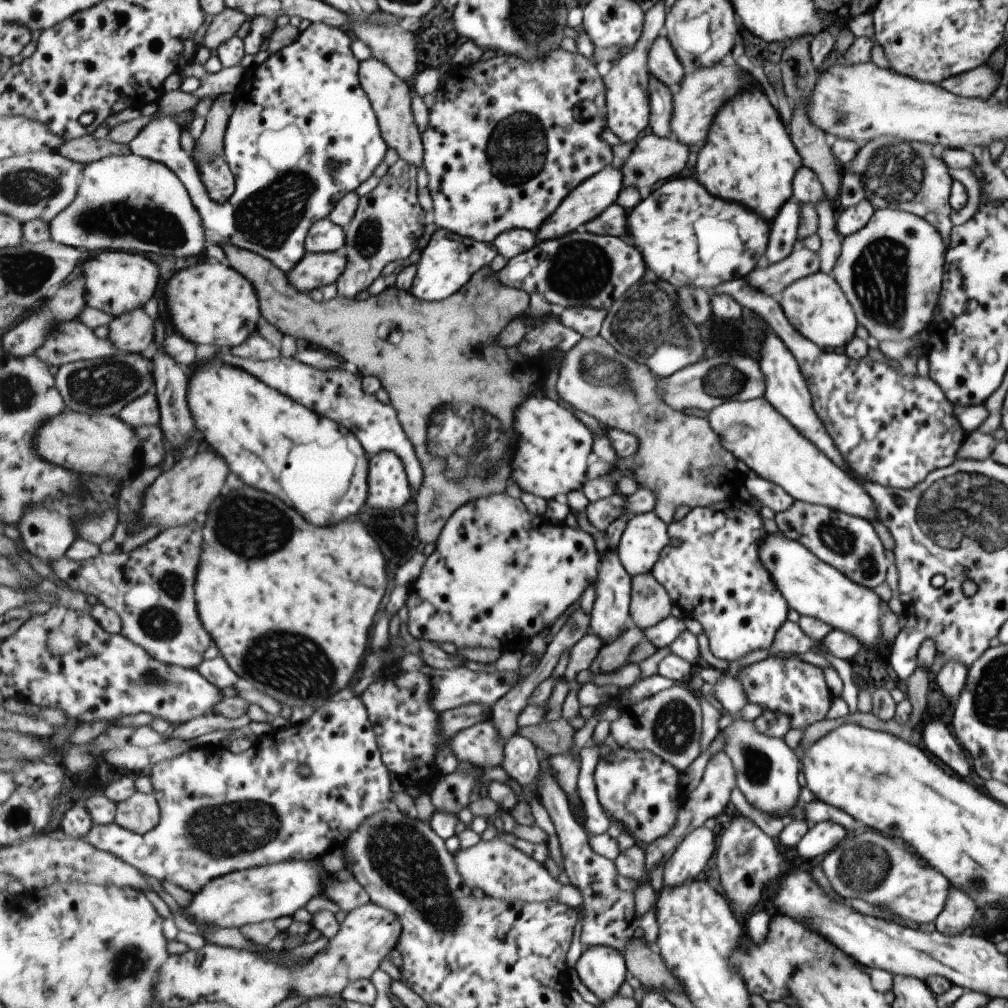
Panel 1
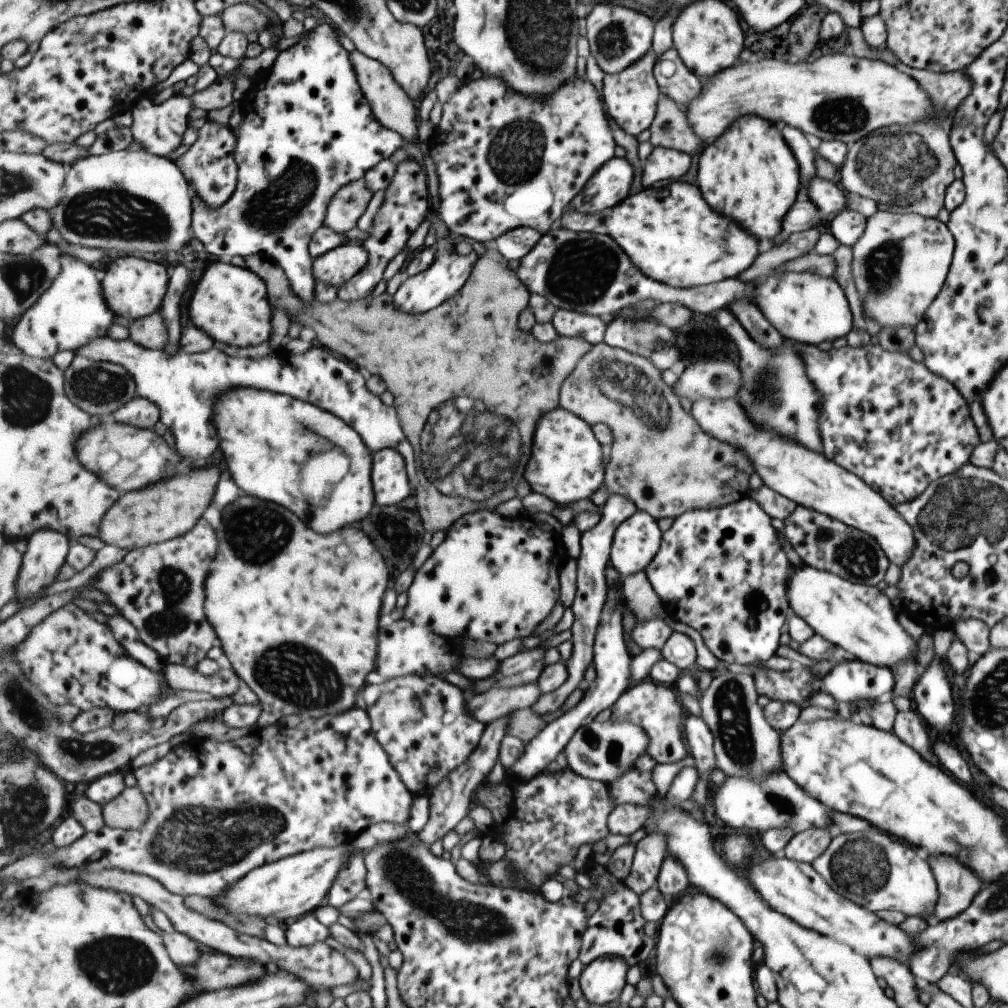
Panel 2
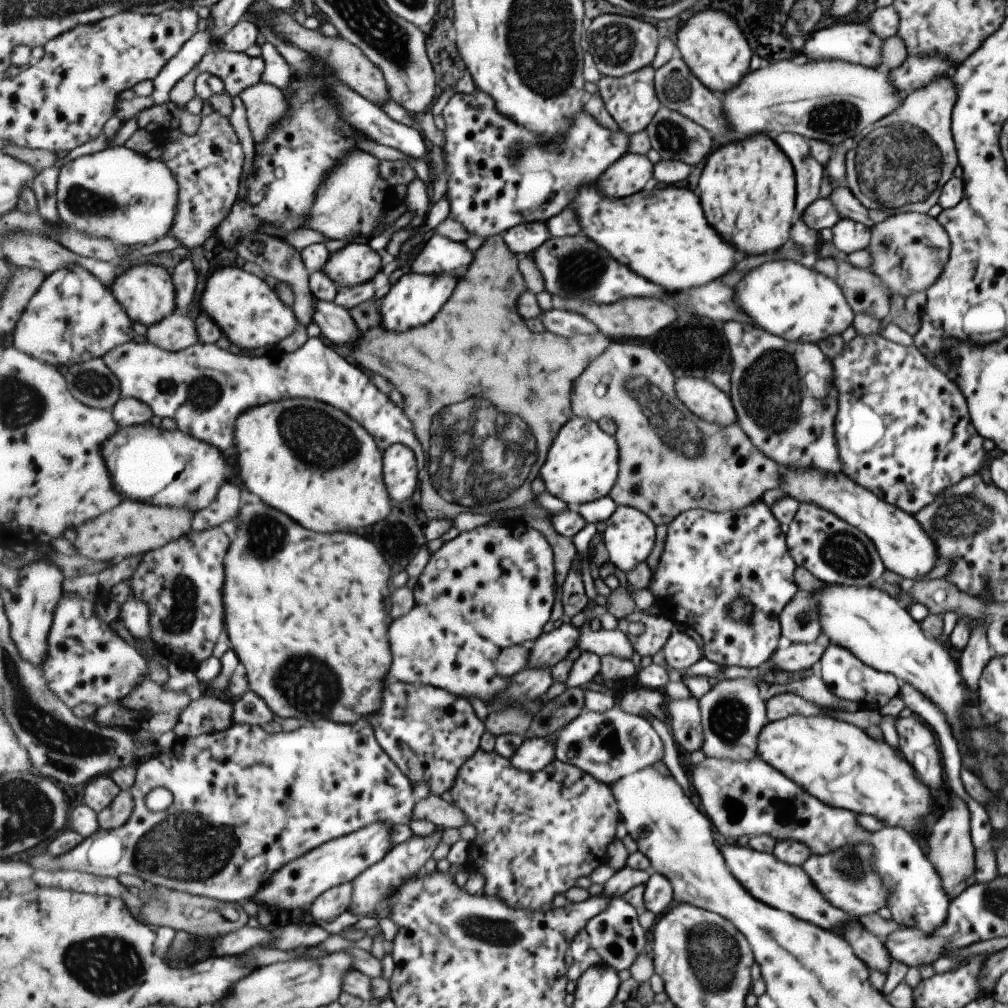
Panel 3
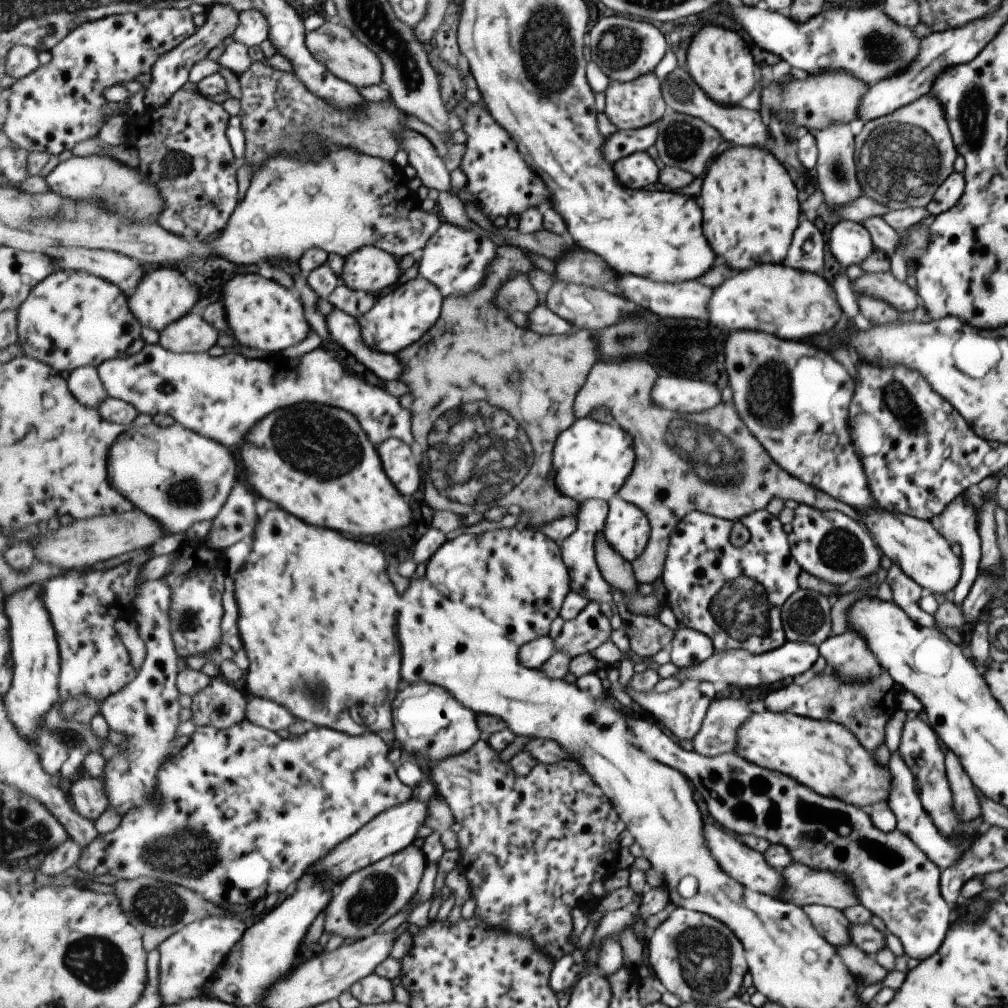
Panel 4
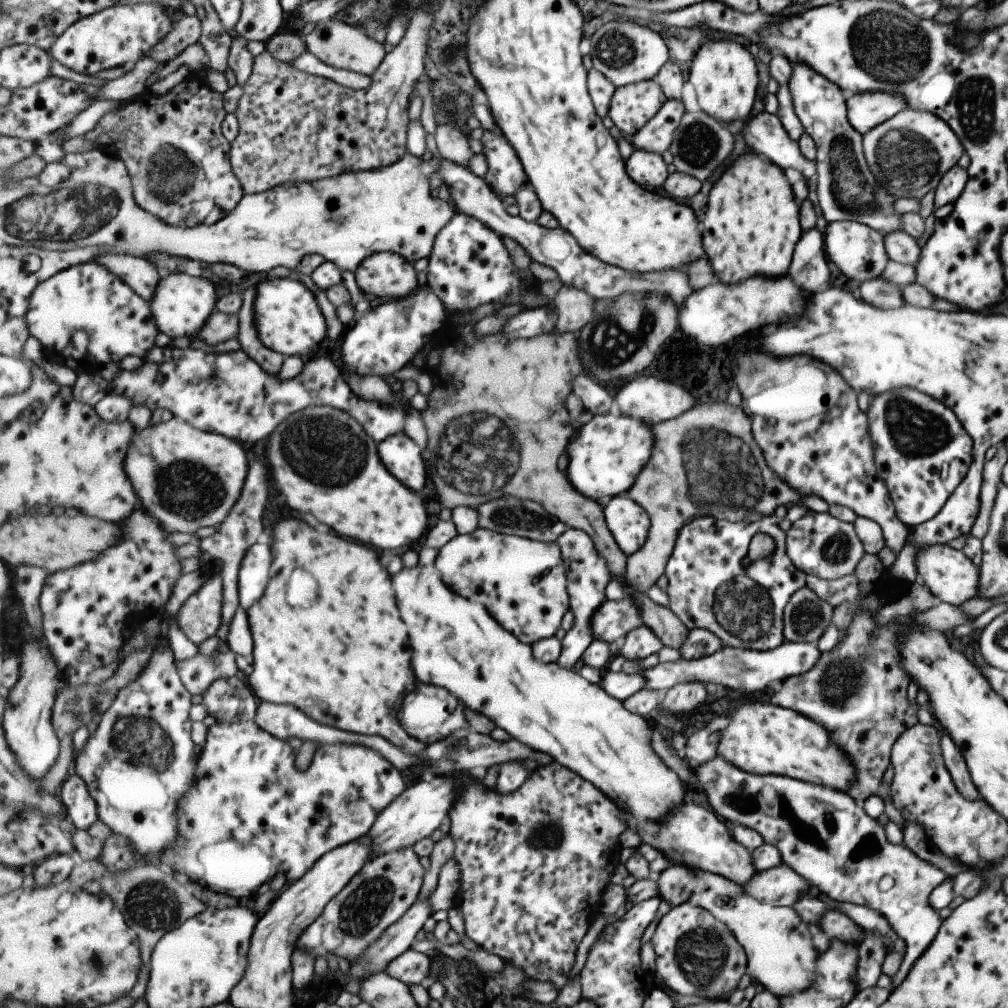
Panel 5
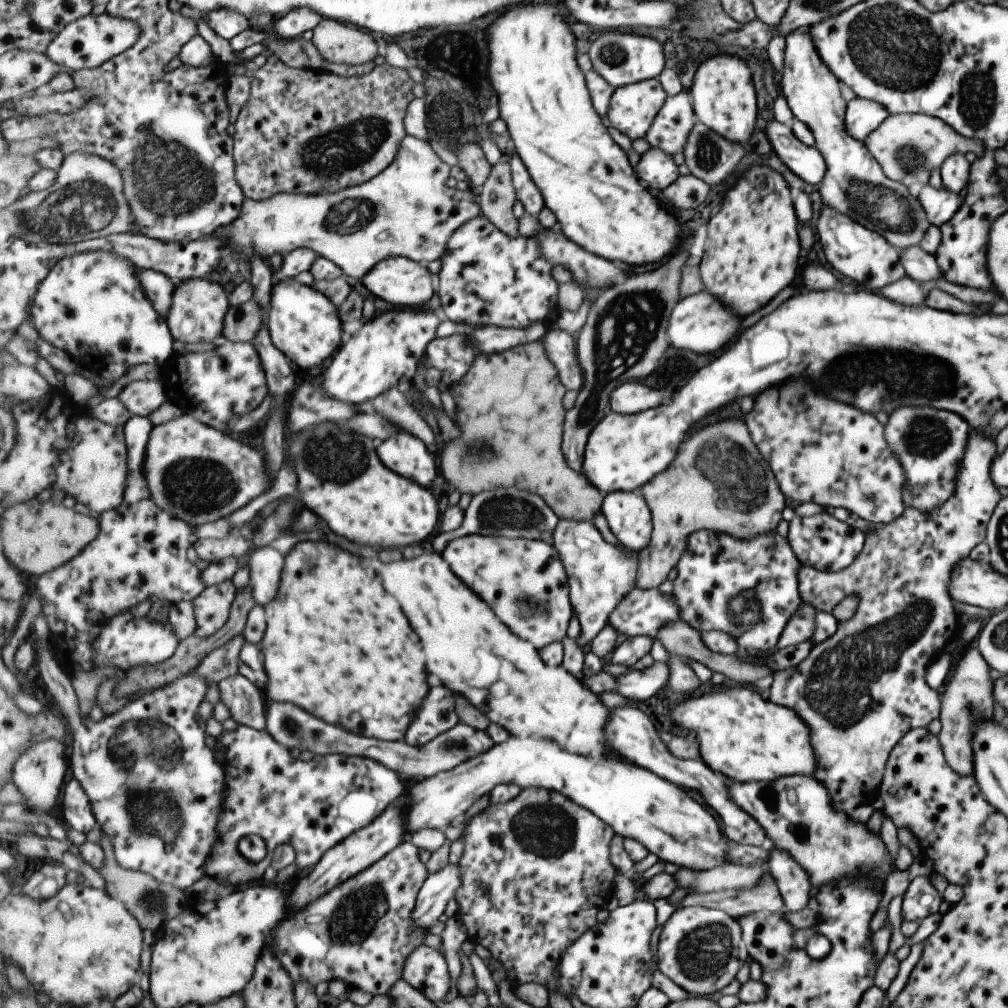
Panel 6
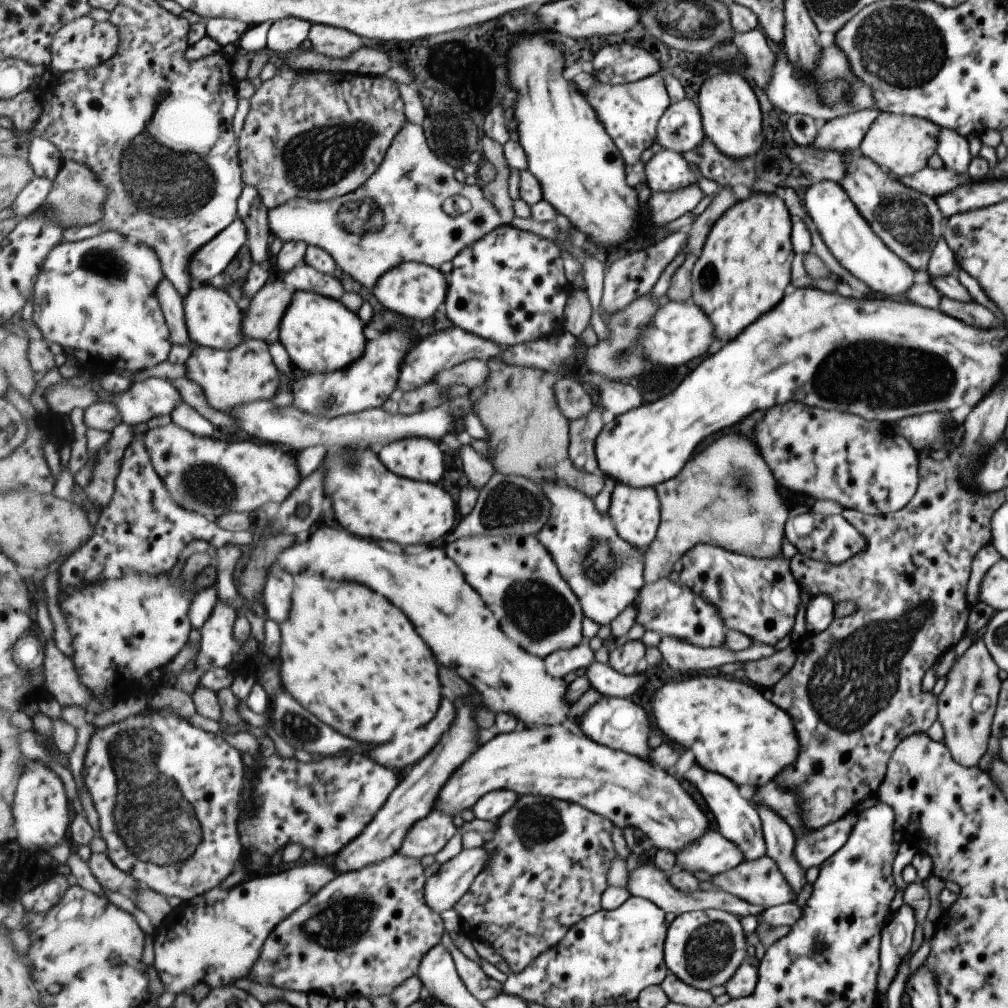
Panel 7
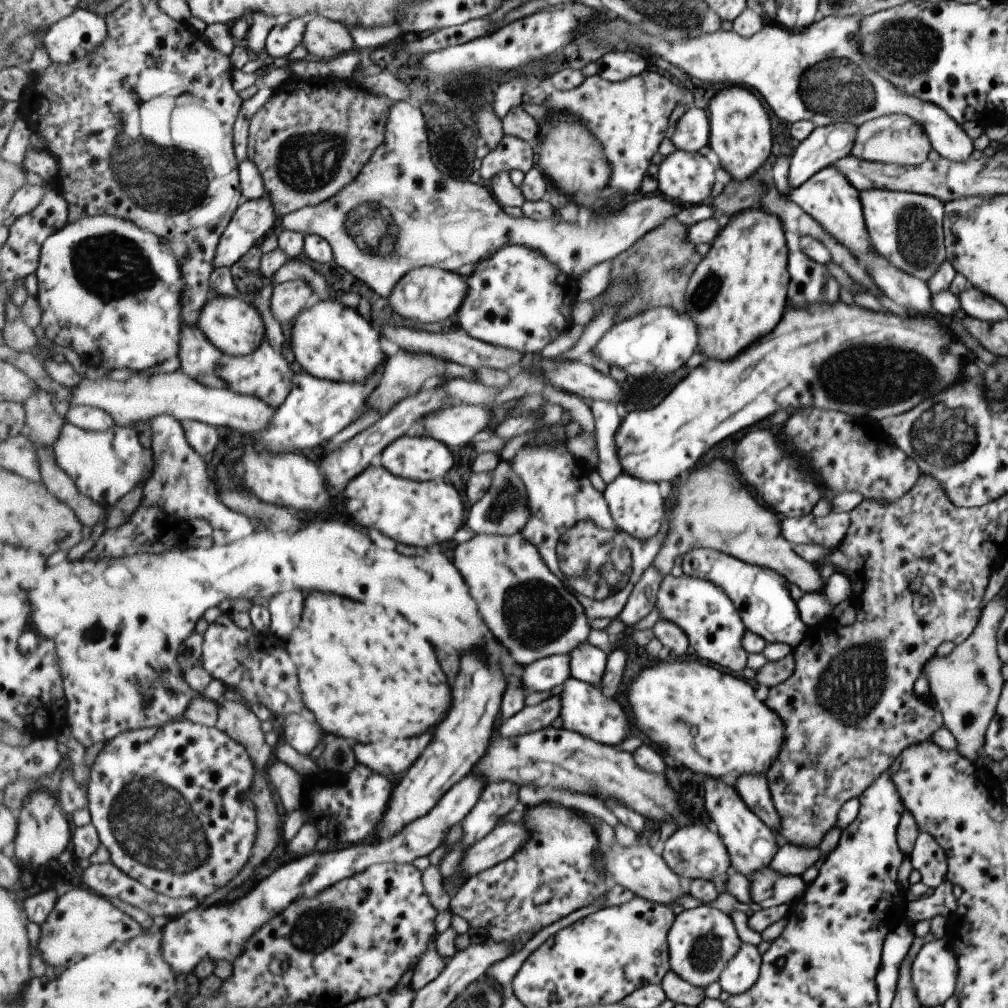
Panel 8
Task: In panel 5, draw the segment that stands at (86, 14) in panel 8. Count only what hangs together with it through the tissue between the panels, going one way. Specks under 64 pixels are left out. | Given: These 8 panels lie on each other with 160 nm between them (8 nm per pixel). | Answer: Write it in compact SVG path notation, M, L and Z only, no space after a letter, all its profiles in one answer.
M139 2L136 4L117 5L102 10L101 12L89 15L88 17L79 19L77 23L70 26L54 44L51 52L60 64L73 69L75 72L86 75L101 72L101 70L109 70L117 66L131 67L144 59L150 54L152 48L159 44L174 28L174 20L168 13L166 6L157 2Z

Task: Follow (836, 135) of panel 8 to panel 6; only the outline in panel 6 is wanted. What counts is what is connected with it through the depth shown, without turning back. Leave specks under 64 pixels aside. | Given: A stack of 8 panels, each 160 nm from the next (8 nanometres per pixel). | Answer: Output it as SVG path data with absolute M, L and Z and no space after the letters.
M853 97L846 103L844 127L855 140L862 141L887 115L878 102Z

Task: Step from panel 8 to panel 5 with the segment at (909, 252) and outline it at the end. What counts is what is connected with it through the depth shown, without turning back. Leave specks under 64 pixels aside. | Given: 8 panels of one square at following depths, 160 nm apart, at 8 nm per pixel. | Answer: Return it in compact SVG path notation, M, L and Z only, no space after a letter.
M793 63L788 80L792 107L801 126L814 142L815 186L821 214L827 223L857 221L881 236L900 229L899 217L892 209L895 198L879 185L863 158L861 135L846 117L846 100L837 85L819 76L803 63Z

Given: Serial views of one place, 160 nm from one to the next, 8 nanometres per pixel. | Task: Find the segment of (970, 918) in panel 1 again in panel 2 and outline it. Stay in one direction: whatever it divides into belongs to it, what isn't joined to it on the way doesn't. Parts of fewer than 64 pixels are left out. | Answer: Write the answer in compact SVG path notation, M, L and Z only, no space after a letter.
M927 856L925 860L933 873L938 892L932 920L944 921L957 916L971 904L983 883L974 872L949 856Z

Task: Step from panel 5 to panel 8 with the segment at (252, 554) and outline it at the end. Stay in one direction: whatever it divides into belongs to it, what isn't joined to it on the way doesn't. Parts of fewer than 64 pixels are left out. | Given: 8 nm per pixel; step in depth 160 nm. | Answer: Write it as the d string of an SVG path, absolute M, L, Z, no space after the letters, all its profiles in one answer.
M301 590L279 592L269 604L271 621L268 632L281 640L289 638L293 630L299 626L303 614L303 602L305 596Z

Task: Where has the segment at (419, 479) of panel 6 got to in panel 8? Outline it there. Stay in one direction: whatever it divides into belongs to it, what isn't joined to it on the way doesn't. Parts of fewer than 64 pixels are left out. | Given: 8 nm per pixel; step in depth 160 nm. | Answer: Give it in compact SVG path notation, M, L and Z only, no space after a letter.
M404 436L392 442L379 456L383 466L389 472L395 473L395 476L403 476L417 482L429 481L443 482L445 476L449 474L449 470L455 466L453 454L451 450L445 446L443 441L434 439L433 437Z

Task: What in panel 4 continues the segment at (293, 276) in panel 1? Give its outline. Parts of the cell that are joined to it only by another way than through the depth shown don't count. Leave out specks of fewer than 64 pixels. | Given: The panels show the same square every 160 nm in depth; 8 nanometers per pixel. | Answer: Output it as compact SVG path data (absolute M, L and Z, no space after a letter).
M369 245L355 251L349 259L345 259L340 274L341 284L353 290L365 290L374 295L386 288L393 290L397 286L399 276L399 260L395 255L385 252L382 248Z

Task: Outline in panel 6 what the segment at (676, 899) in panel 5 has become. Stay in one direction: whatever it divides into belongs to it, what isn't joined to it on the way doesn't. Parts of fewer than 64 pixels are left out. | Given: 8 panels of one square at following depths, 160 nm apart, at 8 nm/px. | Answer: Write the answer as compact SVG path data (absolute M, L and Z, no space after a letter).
M727 863L708 871L680 867L673 875L679 888L688 891L687 895L712 893L729 889L744 889L753 886L762 875L765 865L750 867Z

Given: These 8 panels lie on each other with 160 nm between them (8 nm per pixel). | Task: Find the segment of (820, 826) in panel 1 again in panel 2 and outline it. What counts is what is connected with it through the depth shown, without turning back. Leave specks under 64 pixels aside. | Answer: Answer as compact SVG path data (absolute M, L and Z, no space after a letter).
M812 828L795 833L784 846L780 855L802 863L813 862L826 848L833 838L833 829Z

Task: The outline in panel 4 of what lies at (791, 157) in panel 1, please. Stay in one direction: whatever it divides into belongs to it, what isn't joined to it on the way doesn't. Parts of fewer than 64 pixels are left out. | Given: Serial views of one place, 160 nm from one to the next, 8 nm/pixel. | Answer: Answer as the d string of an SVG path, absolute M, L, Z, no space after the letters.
M729 148L716 158L708 168L701 187L704 232L715 248L717 256L727 258L735 270L751 268L757 262L781 262L785 258L791 234L799 224L797 190L781 162L777 162L767 150L761 148Z

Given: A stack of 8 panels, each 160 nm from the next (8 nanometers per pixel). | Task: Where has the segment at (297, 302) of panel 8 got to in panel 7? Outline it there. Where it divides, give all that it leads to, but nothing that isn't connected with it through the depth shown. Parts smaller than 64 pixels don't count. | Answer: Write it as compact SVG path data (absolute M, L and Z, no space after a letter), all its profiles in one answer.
M276 275L249 303L243 303L242 331L247 339L269 338L280 327L284 312L293 301L294 291Z

